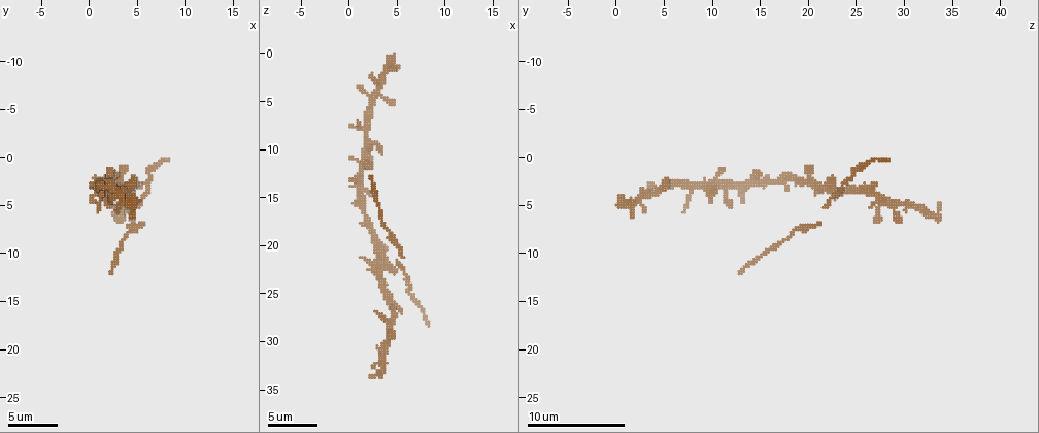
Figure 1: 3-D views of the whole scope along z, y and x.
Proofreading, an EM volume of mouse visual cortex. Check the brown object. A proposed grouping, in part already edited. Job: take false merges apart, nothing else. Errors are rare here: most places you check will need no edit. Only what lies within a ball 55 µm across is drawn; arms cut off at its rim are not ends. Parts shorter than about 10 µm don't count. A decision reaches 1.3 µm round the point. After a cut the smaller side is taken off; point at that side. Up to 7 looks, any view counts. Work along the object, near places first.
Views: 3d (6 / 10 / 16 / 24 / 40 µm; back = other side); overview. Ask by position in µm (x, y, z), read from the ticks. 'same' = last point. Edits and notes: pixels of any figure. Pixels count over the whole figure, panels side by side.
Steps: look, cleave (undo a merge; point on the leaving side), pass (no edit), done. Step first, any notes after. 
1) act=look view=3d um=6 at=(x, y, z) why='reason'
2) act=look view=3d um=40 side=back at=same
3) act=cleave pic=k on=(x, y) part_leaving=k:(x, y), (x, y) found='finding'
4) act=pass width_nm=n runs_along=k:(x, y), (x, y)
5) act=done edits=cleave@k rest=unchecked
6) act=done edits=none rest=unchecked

act=look view=3d um=16 at=(1.2, 2.4, 15.2) why='thick turns thin'

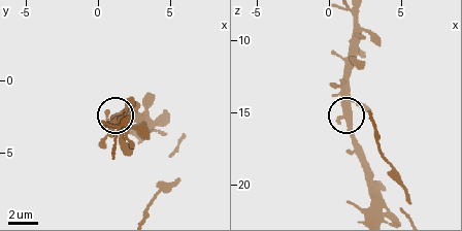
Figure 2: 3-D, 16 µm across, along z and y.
act=pass arms=3 runs_along=2:(367, 164), (345, 110), (345, 78) found='all the same cell'

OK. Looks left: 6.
act=look view=3d um=10 at=(5.6, 7.2, 20.6) why='sudden change in width'

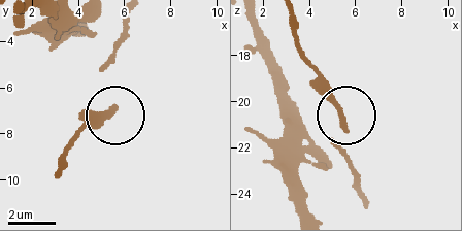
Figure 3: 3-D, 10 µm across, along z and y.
act=look view=3d um=10 side=back at=(5.4, 7.0, 20.7)

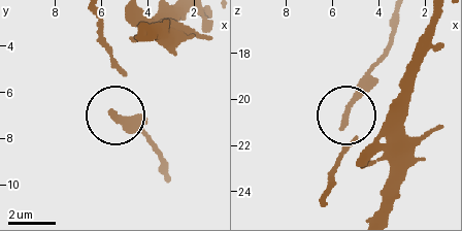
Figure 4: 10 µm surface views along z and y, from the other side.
act=pass found='all the same cell'

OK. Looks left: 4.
act=look view=3d um=10 at=(3.6, 3.2, 22.6) why='four-way junction'

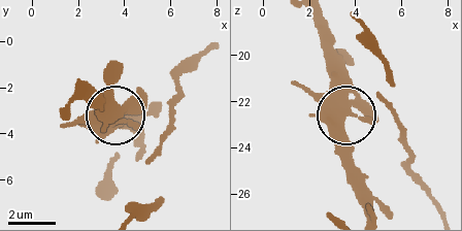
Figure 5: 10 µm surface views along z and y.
act=look view=3d um=6 at=same why='closer look'

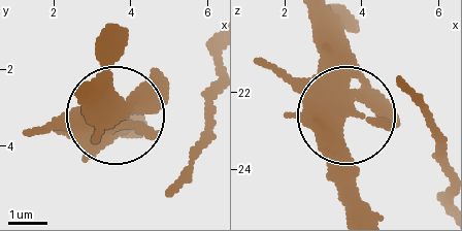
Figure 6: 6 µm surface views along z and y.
act=pass width_nm=460 runs_along=6:(318, 24), (343, 112), (347, 210) found='continuous, no second cell'

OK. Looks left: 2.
act=done edits=none rest=unchecked

